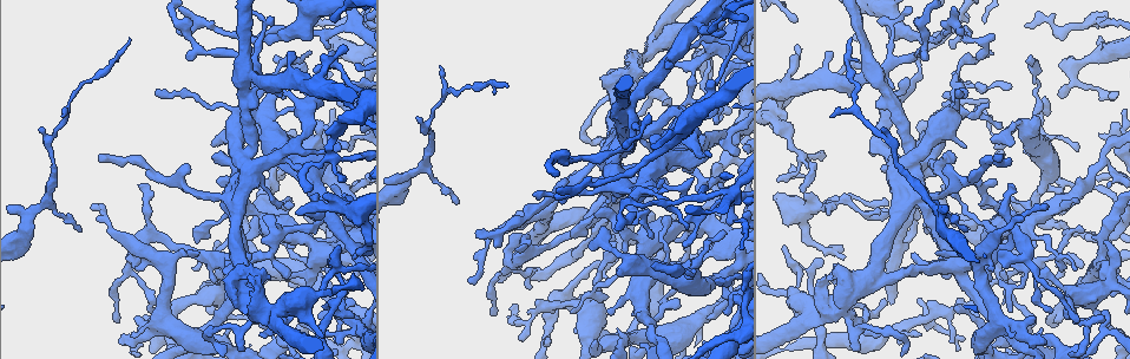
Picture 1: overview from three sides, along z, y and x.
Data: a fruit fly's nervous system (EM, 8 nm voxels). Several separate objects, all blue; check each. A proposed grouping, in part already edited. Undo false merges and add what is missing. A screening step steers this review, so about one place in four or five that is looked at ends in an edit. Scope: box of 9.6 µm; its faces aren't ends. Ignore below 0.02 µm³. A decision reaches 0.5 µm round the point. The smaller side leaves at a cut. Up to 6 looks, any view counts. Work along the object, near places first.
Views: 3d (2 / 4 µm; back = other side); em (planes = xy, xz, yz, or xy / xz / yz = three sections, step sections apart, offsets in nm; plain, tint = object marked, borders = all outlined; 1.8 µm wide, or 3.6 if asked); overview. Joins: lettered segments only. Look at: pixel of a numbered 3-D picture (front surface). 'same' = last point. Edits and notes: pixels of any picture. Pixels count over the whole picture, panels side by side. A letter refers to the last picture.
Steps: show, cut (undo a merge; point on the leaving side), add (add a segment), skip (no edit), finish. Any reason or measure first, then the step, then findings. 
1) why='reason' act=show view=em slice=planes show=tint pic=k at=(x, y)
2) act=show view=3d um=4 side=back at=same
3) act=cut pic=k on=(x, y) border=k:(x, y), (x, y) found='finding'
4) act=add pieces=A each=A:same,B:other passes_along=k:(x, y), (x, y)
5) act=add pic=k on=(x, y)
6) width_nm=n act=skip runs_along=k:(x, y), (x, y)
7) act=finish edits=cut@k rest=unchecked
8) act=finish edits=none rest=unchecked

why='looks like a crossing' act=show view=em slice=xy step=8 show=tint pic=1 at=(842, 306)

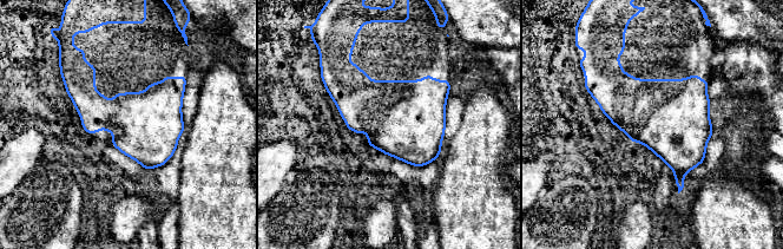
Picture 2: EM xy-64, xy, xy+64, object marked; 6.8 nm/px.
why='another direction' act=show view=em slice=yz step=4 show=tint at=same

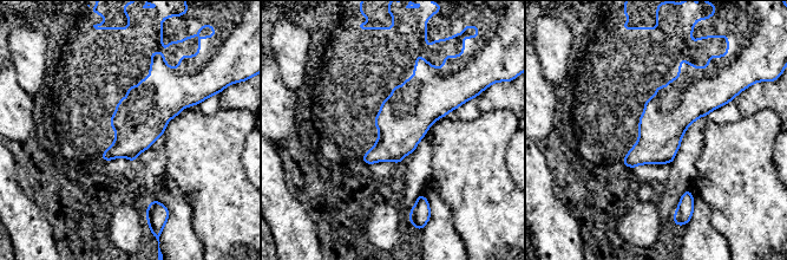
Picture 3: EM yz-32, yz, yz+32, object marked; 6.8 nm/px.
act=show view=em slice=yz step=4 show=borders at=same

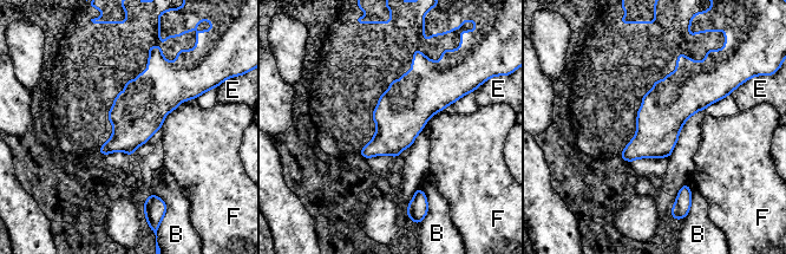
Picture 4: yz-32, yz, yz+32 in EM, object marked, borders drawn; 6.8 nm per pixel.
width_nm=320 act=skip each=B:other,E:other,F:other border=4:(196, 97), (171, 110), (159, 128) found='all the same neuron'

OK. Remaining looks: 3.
why='free end' act=show view=em slice=xz step=4 show=borders pic=1 at=(145, 318)

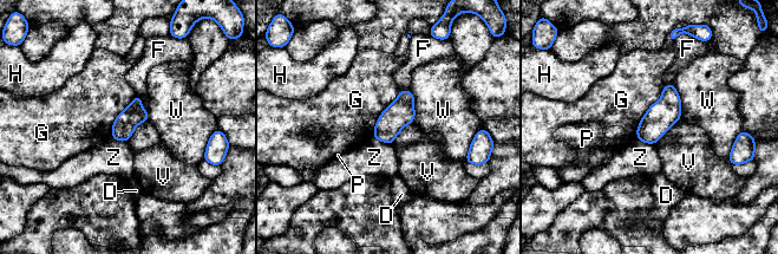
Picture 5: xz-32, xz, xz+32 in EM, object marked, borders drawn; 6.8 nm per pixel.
why='cut it another way' act=show view=em slice=planes show=borders at=same

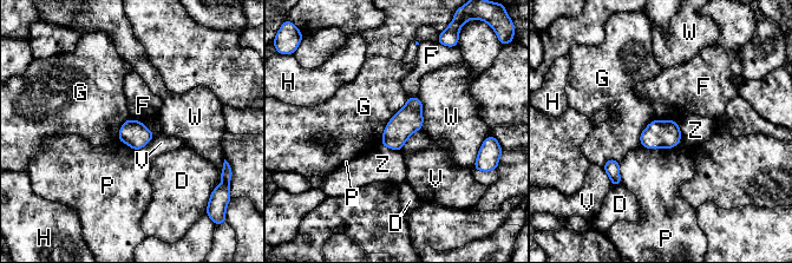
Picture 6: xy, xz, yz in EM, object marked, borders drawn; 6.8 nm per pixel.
width_nm=180 act=skip each=D:other,F:other,G:other,H:other,P:other,V:other,W:other,Z:other border=6:(408, 97), (387, 123), (380, 144) found='none of them fits'

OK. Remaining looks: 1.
act=finish edits=none rest=unchecked

